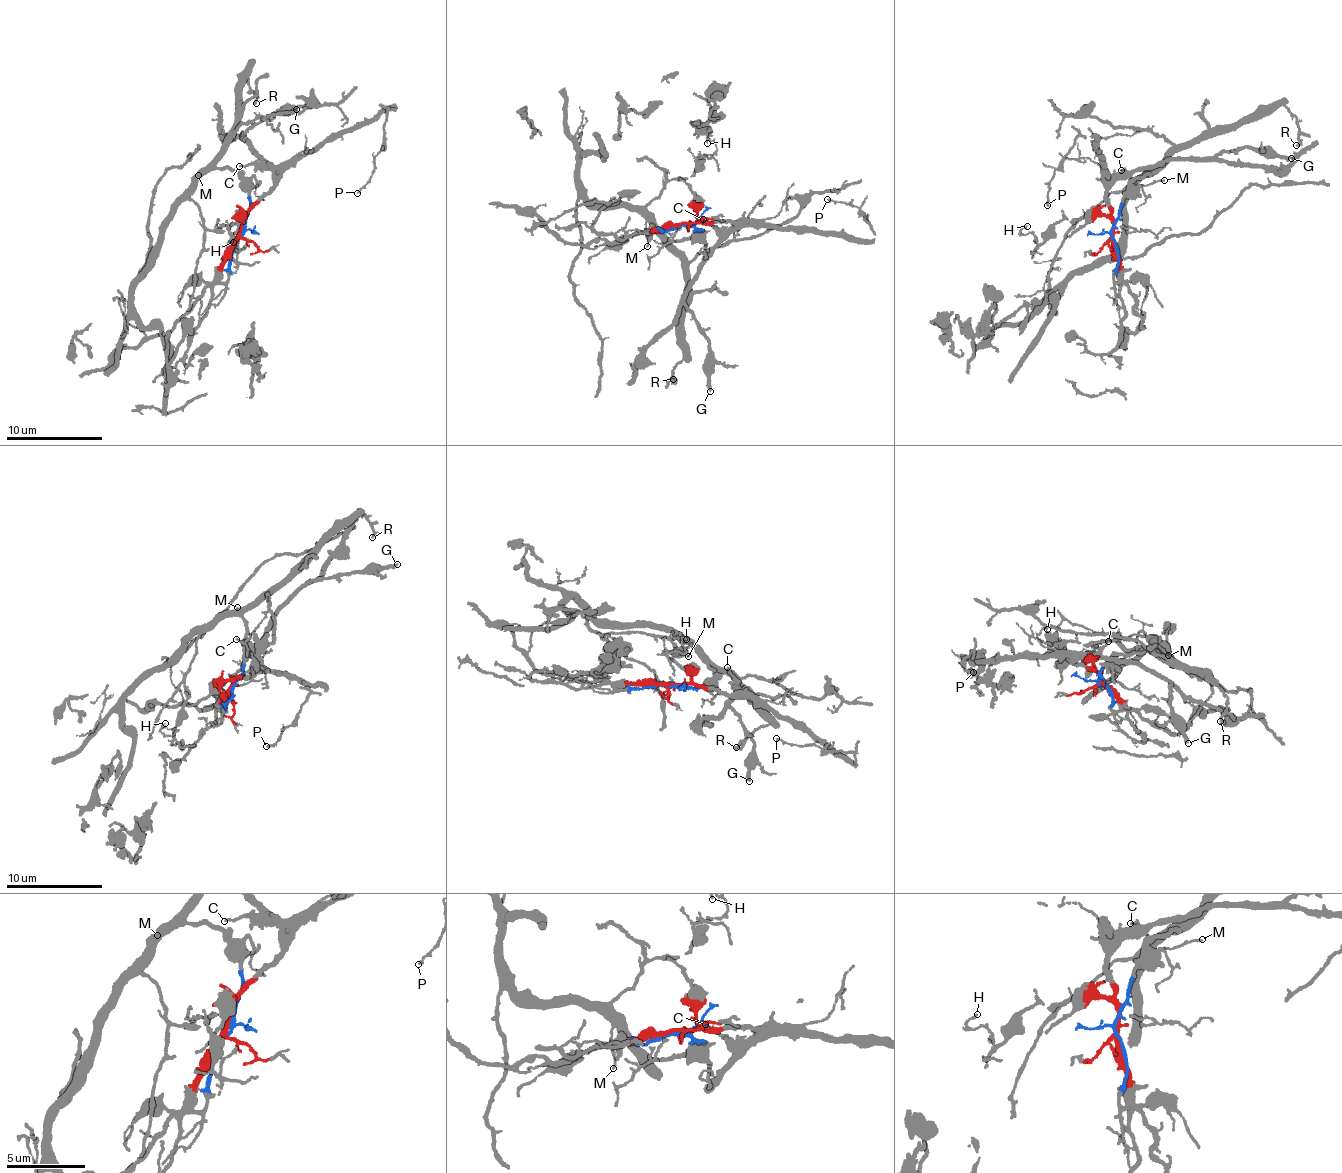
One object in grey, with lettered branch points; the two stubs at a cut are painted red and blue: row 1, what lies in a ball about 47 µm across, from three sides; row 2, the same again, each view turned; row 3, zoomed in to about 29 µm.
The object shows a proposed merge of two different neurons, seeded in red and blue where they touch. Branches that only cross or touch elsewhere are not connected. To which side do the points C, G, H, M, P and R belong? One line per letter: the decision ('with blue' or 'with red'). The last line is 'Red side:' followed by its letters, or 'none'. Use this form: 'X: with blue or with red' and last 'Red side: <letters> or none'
C: with red
G: with red
H: with blue
M: with blue
P: with red
R: with blue
Red side: C, G, P

